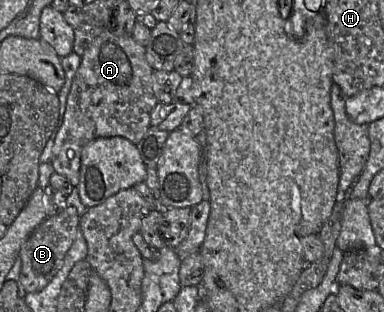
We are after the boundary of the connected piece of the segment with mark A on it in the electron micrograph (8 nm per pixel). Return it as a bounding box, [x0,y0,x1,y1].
[51,30,159,187]

